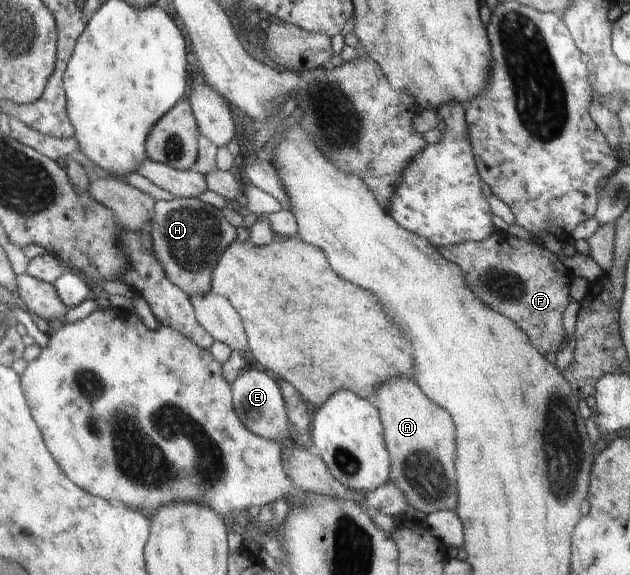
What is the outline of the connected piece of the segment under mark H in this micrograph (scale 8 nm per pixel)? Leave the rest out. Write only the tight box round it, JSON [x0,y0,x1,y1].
[150,197,237,298]

